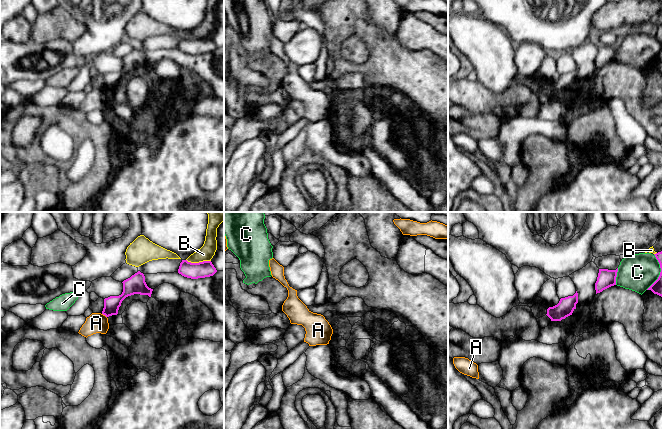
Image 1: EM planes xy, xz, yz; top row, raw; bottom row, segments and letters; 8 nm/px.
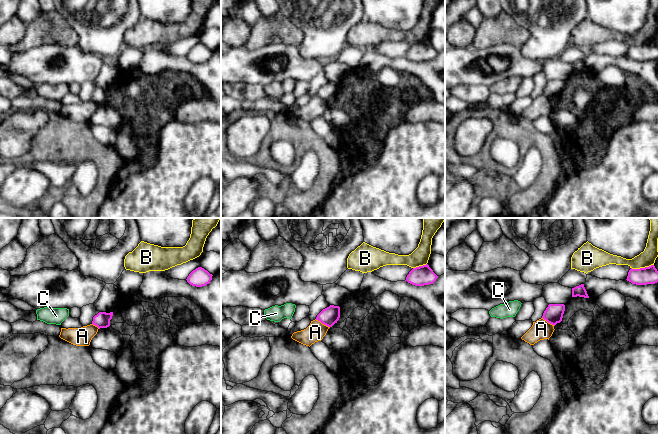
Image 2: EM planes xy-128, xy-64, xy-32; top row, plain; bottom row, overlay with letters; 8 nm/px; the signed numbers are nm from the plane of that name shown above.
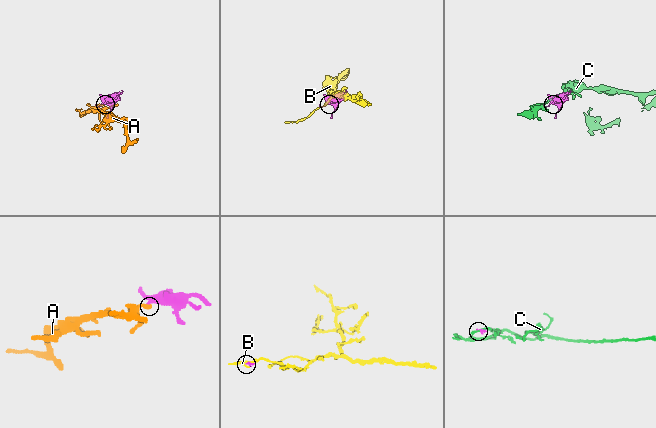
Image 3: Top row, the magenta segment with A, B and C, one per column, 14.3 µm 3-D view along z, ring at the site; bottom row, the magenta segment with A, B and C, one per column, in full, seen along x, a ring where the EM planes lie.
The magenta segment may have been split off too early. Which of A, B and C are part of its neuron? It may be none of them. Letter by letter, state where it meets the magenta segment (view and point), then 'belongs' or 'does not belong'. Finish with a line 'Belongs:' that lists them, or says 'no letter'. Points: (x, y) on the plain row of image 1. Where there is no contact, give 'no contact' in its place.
A: xy (104, 90) | does not belong
B: xy (199, 38) | does not belong
C: yz (616, 52) | does not belong
Belongs: no letter

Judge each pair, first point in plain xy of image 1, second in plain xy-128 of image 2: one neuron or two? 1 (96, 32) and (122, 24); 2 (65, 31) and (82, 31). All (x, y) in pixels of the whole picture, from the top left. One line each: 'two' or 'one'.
1: one
2: two

